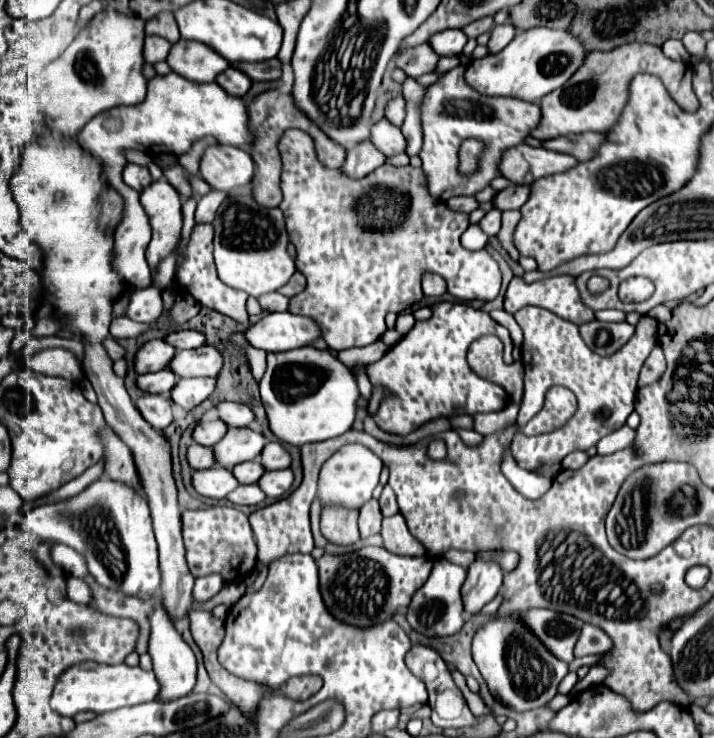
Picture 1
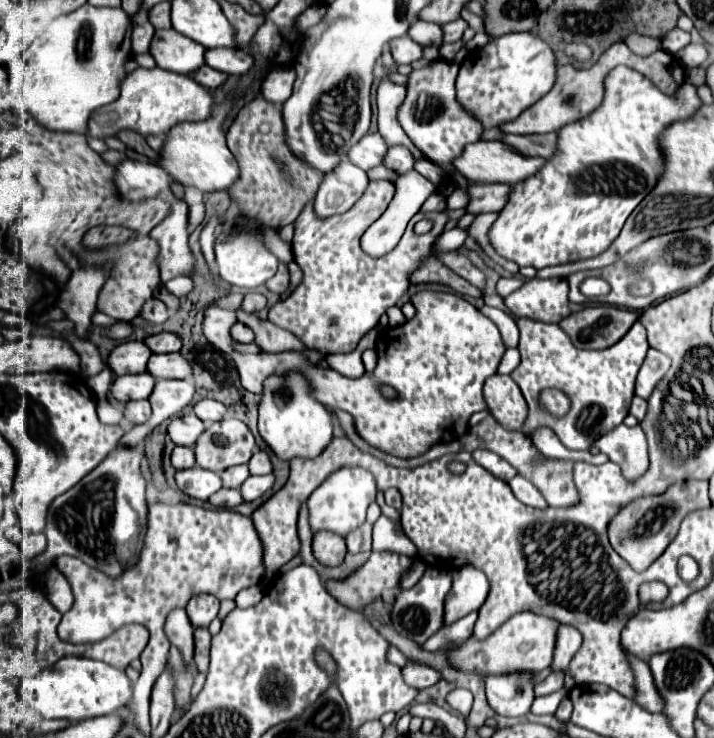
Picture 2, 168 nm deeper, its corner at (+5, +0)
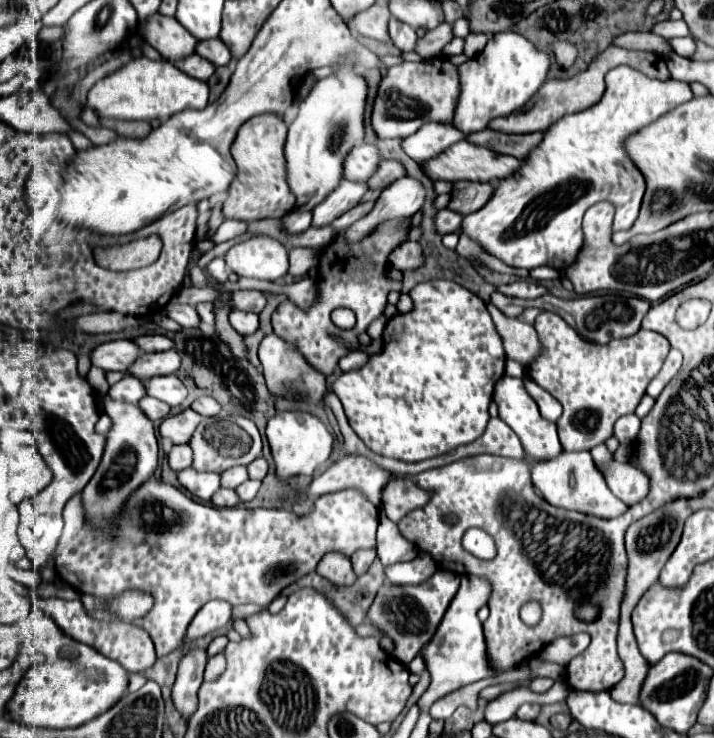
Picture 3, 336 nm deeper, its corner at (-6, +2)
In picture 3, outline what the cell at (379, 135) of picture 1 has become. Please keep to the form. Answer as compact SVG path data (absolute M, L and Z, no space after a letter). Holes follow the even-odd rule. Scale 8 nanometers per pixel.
M363 143L351 149L351 153L347 155L347 161L343 163L343 175L345 179L367 181L377 171L379 163L381 163L381 155L377 145Z

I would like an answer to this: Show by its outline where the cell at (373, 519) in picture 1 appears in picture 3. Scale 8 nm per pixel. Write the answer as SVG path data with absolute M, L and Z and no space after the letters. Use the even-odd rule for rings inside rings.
M359 549L355 551L355 555L351 555L351 563L353 563L353 571L359 575L359 573L365 573L367 567L371 565L371 561L377 557L377 553L373 549Z

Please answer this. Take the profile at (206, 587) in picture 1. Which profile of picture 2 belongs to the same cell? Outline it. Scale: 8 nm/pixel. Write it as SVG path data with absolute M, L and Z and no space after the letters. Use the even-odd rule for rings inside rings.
M196 595L188 601L186 611L194 627L208 627L210 621L218 615L220 601L214 595Z

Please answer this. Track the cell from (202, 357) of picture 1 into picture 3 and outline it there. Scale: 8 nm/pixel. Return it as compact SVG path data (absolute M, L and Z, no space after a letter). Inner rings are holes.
M175 349L163 351L163 353L145 353L135 365L131 367L131 373L135 377L143 377L143 381L157 377L157 375L173 375L181 367L181 357Z

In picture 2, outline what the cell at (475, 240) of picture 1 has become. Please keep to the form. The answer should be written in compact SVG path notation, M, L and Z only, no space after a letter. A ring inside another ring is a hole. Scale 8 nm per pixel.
M450 229L450 231L444 231L438 239L440 239L440 247L444 251L456 251L458 247L462 247L462 243L466 239L466 231L462 231L462 229Z

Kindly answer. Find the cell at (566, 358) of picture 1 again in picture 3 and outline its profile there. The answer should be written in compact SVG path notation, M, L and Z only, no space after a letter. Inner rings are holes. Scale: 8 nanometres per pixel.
M547 311L539 313L535 329L541 351L529 363L527 375L563 405L557 429L565 451L589 451L605 443L613 435L615 421L635 413L649 381L659 373L669 353L669 341L647 329L607 345L583 341L559 315Z

